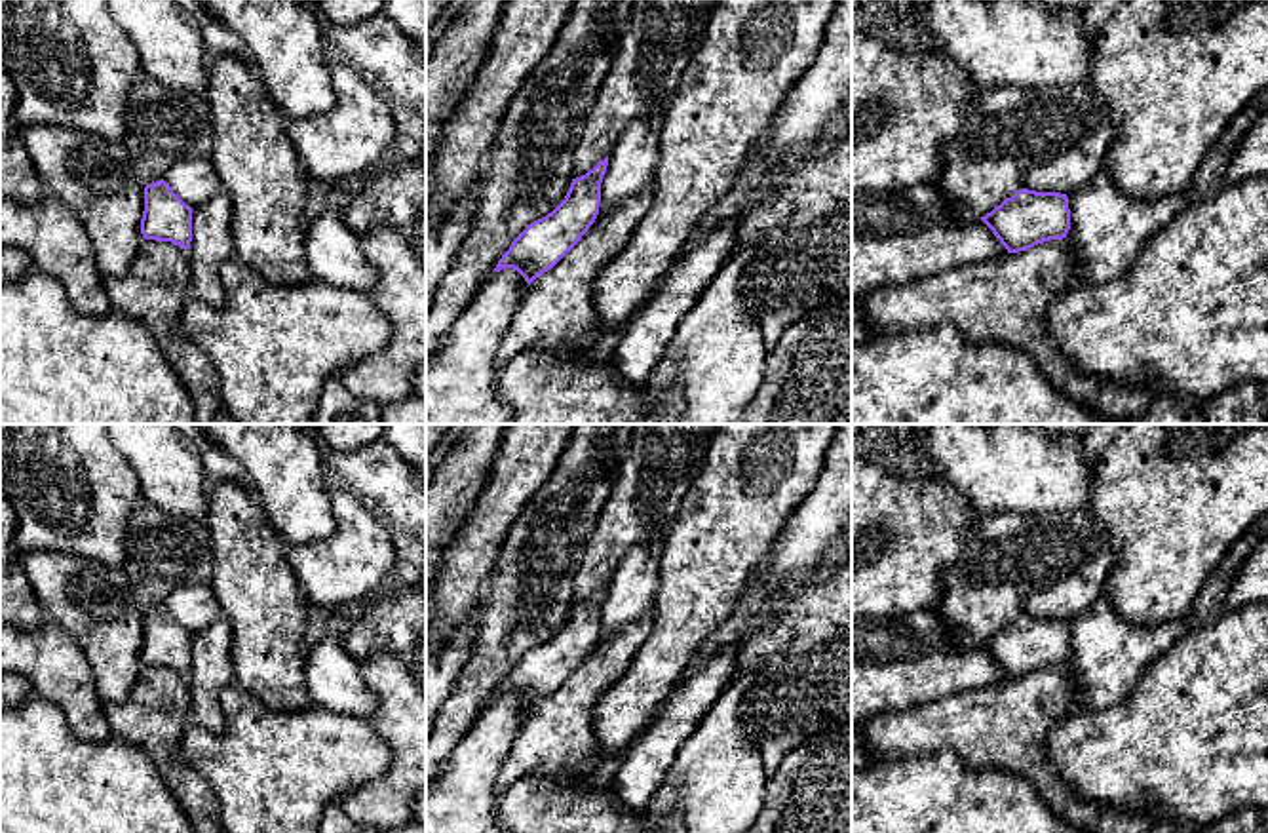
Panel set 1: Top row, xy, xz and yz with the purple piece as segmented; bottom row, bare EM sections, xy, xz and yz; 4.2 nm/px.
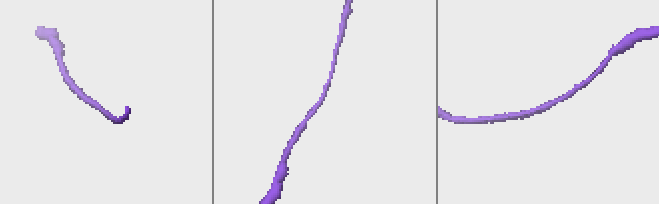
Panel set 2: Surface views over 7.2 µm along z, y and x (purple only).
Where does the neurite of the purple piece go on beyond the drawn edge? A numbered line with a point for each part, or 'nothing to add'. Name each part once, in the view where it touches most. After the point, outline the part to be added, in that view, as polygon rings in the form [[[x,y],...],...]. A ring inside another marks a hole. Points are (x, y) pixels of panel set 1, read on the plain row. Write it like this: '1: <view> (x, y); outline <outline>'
nothing to add

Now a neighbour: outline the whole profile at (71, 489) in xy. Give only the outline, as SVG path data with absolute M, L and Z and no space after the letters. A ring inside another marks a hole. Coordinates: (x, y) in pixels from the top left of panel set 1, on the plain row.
M0 424L0 494L13 508L13 550L48 622L65 628L82 649L93 669L99 700L125 702L144 668L141 660L144 612L131 597L129 578L124 571L127 521L141 500L141 481L110 441L108 426Z

